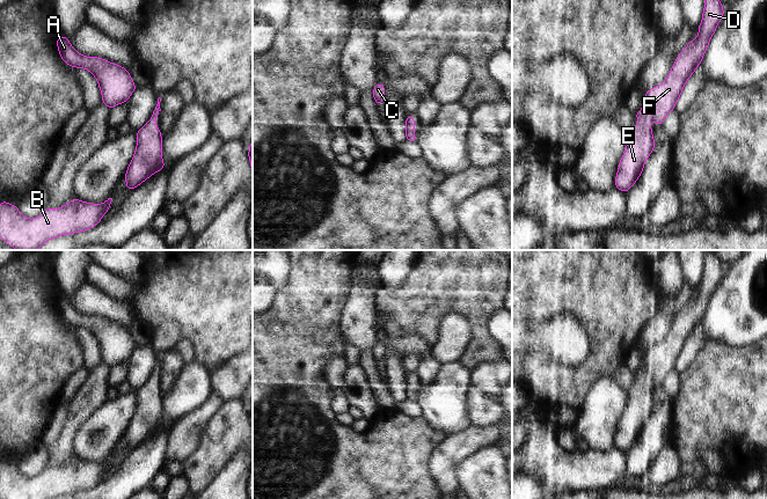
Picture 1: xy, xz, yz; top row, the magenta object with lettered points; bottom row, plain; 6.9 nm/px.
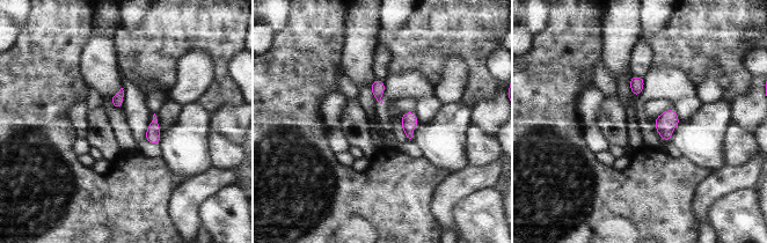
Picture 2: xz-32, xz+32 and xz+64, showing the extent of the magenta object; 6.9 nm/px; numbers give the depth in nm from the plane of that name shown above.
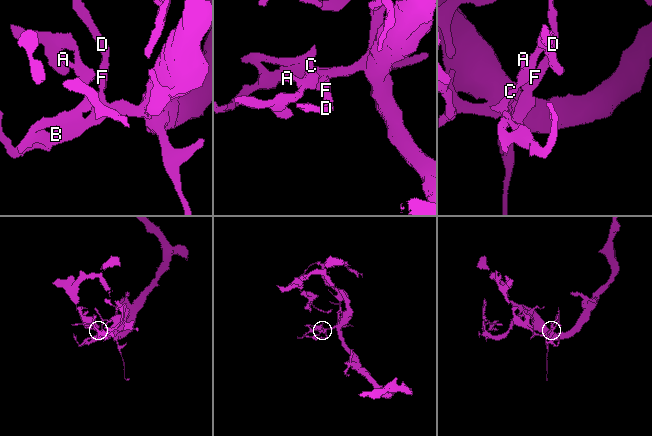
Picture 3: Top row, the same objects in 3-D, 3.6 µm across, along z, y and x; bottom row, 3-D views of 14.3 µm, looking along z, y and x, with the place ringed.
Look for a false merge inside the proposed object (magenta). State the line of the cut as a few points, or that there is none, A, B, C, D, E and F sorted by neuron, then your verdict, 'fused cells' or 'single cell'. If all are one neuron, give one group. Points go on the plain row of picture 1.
cut none; groups A B C D E F; single cell

